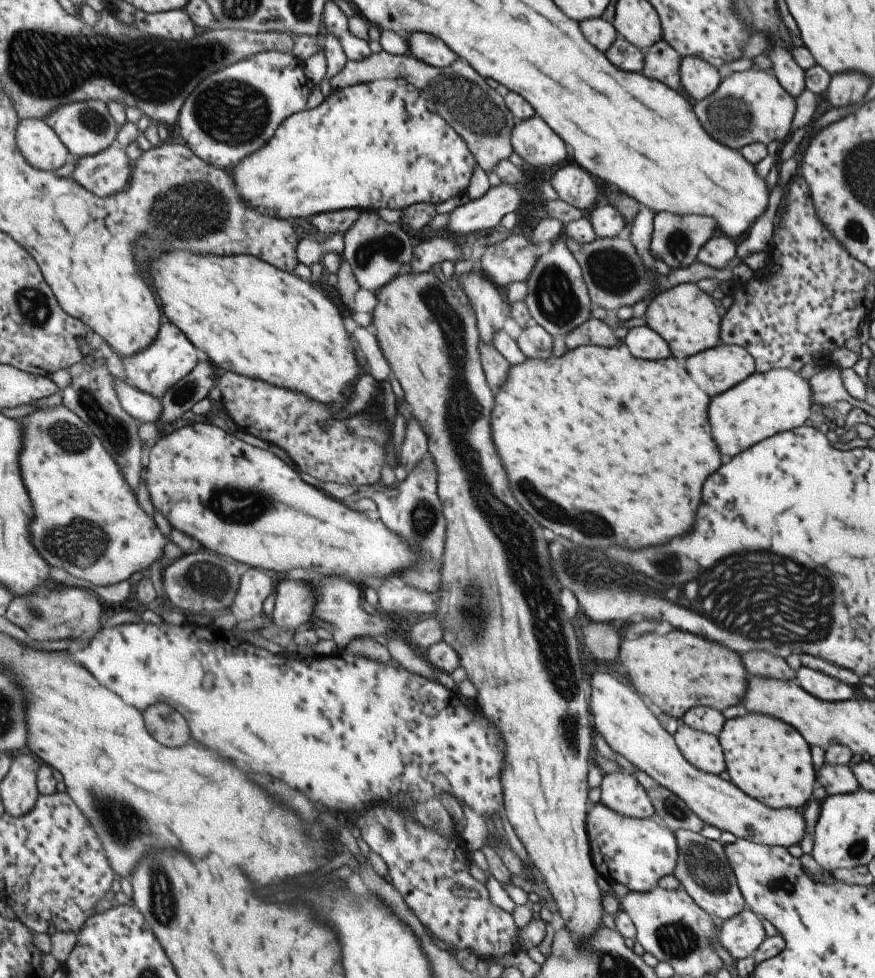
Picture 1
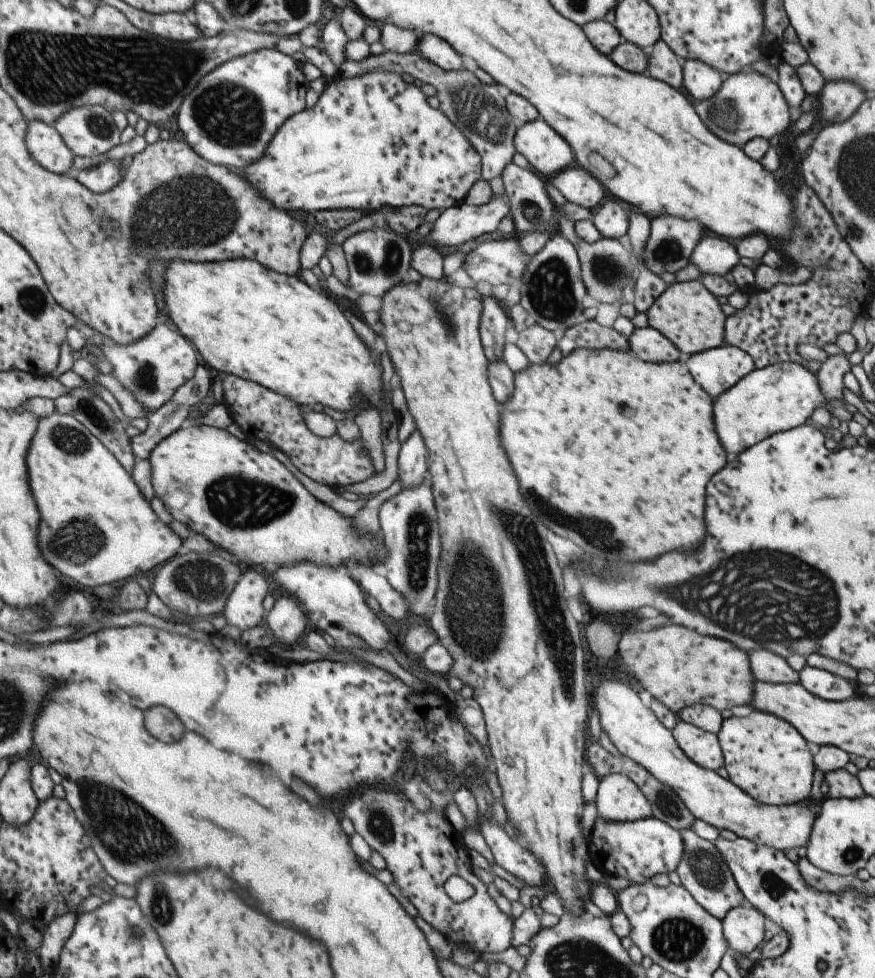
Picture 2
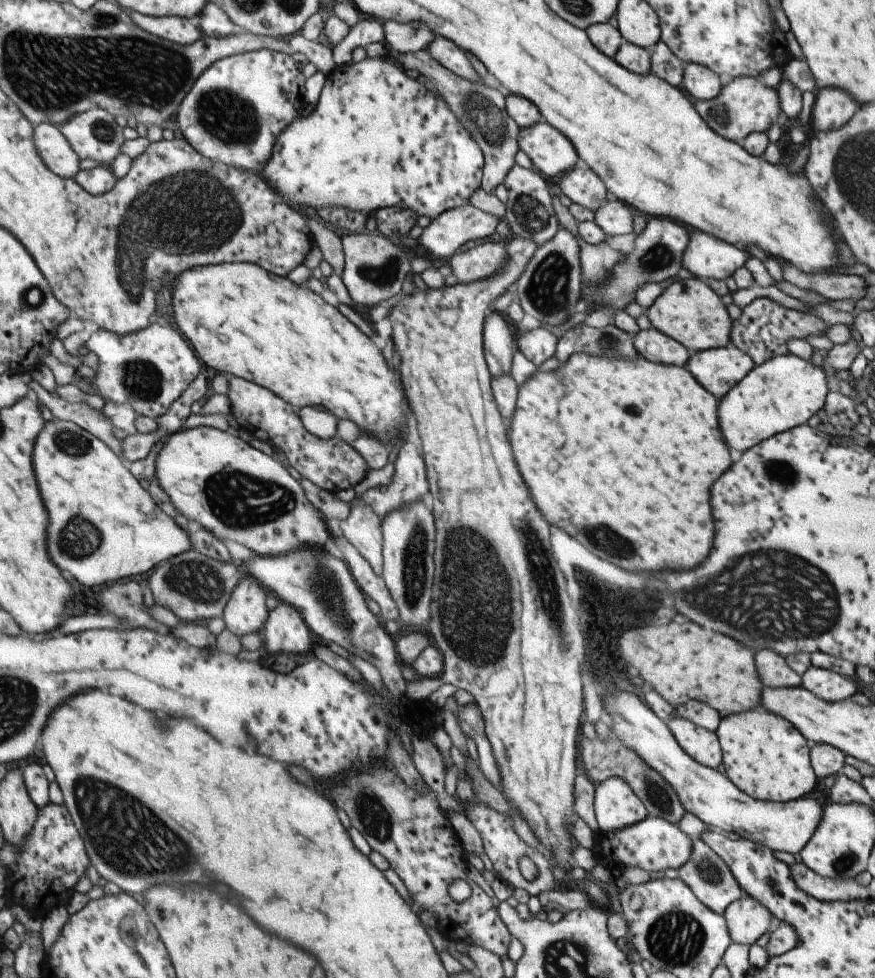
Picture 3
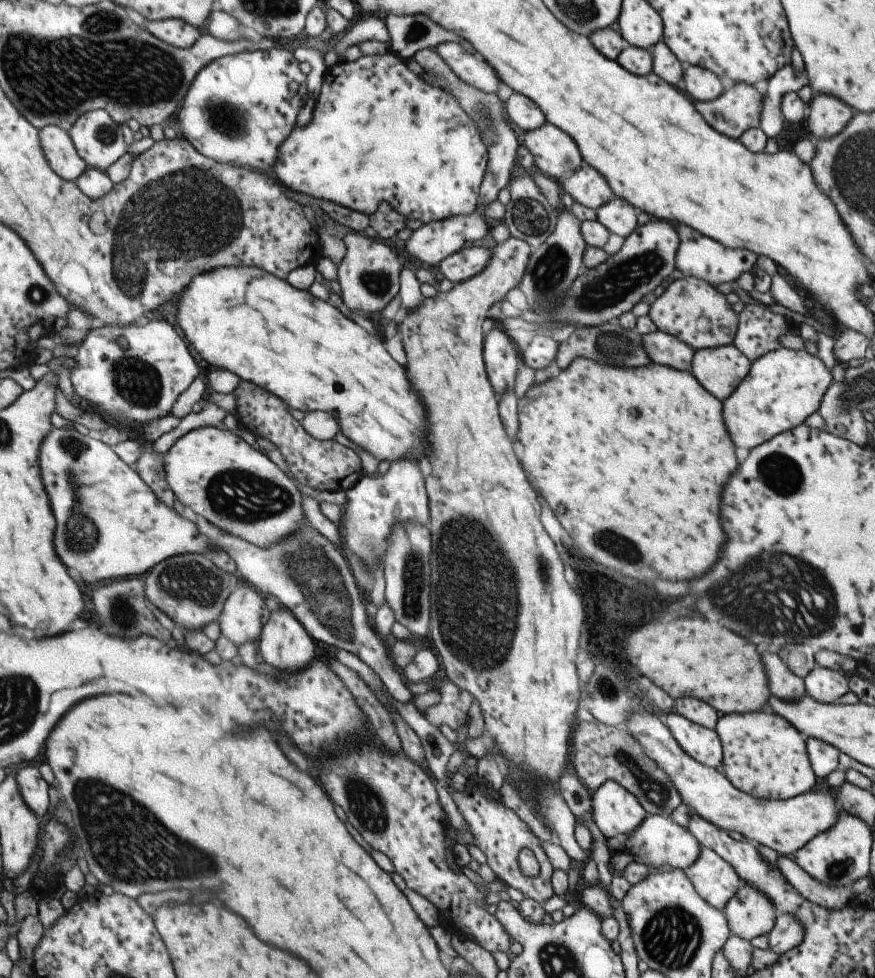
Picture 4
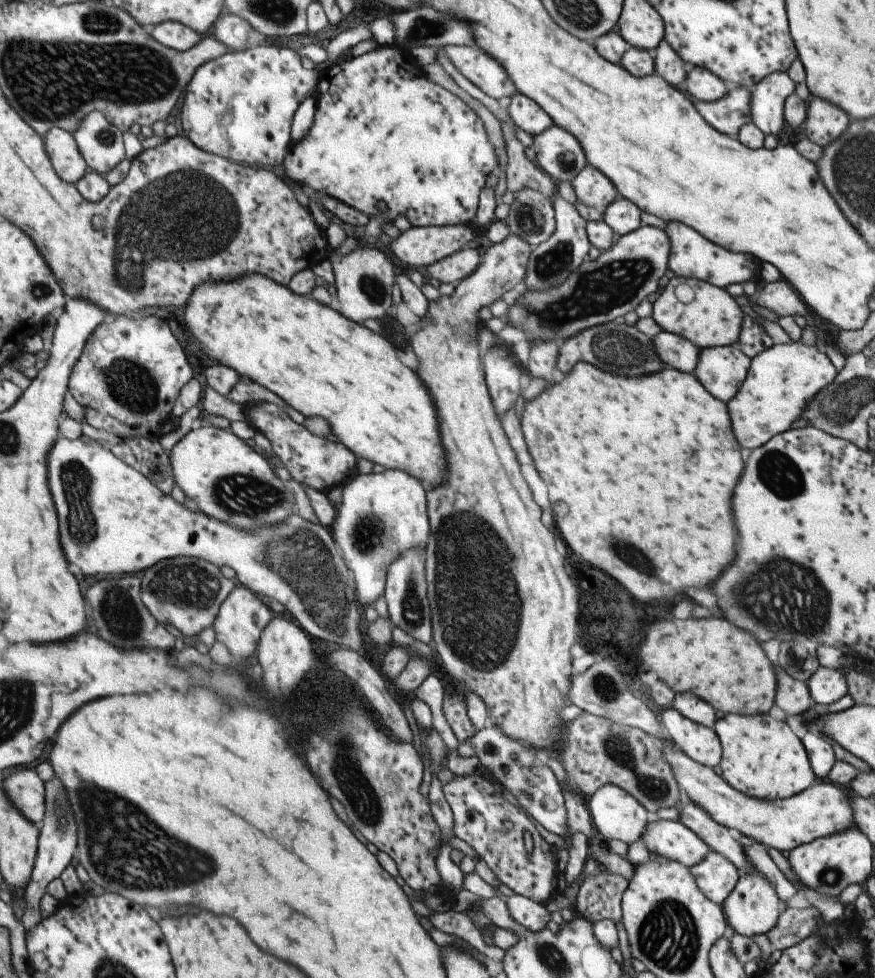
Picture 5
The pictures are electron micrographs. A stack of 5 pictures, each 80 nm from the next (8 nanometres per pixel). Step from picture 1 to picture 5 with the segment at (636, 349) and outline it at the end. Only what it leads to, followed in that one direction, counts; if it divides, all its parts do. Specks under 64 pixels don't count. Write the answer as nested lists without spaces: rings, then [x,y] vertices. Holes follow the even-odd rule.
[[[659,331],[650,337],[650,341],[663,366],[692,374],[700,351],[694,344],[665,331]]]

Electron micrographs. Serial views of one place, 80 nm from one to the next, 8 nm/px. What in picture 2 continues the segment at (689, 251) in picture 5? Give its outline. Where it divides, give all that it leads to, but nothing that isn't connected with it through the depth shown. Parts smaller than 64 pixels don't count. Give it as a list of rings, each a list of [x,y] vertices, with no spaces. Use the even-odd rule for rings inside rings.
[[[705,236],[694,246],[688,262],[700,270],[701,277],[705,274],[723,276],[738,264],[739,256],[729,240]]]

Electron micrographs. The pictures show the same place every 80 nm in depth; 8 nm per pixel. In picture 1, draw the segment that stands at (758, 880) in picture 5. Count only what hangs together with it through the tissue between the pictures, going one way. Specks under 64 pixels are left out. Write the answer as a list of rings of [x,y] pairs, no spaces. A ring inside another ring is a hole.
[[[745,907],[739,914],[722,922],[717,941],[736,961],[749,956],[765,937],[761,919]]]

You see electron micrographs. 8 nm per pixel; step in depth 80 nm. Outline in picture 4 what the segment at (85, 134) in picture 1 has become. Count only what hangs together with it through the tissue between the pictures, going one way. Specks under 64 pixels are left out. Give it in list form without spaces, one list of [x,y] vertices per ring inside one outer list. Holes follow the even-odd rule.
[[[103,109],[84,112],[65,132],[89,167],[105,171],[126,152],[119,125]]]

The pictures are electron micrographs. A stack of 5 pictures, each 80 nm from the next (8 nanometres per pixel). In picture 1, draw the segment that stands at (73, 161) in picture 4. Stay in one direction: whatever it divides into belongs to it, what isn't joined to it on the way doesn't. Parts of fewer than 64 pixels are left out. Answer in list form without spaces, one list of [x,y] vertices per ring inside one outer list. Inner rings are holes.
[[[19,119],[14,135],[17,148],[33,168],[53,173],[64,164],[68,150],[41,119]]]

